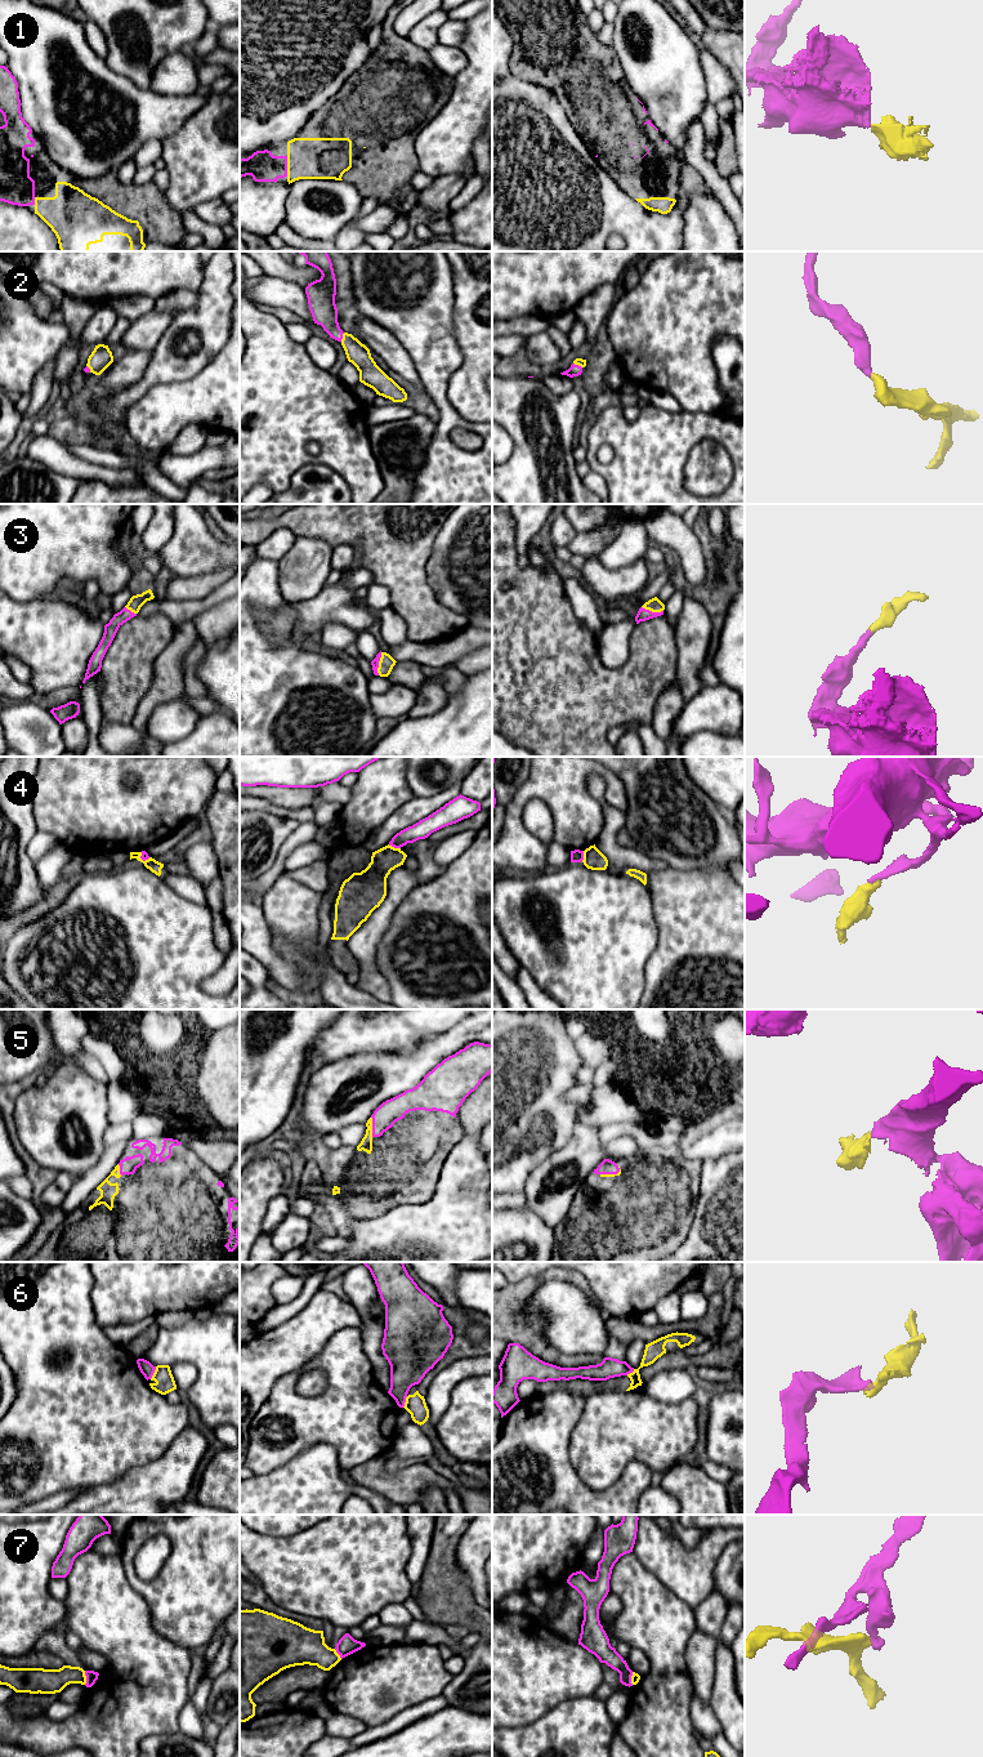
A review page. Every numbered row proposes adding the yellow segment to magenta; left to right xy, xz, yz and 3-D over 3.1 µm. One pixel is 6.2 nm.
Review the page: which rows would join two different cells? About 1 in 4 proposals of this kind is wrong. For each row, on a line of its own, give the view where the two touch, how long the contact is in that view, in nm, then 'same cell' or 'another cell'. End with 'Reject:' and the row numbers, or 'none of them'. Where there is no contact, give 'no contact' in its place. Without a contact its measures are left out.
1: meets magenta in xz; contact 130 nm long; same cell
2: meets magenta in xz; contact 60 nm long; same cell
3: meets magenta in xz; contact 150 nm long; same cell
4: meets magenta in xz; contact 80 nm long; another cell
5: meets magenta in xz; contact 130 nm long; same cell
6: meets magenta in xy; contact 90 nm long; another cell
7: meets magenta in xy; contact 90 nm long; another cell
Reject: 4, 6, 7

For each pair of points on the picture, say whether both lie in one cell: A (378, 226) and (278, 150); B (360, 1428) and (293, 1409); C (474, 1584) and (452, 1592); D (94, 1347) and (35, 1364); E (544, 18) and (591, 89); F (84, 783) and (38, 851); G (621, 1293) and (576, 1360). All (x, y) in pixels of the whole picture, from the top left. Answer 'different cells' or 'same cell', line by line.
A: different cells
B: same cell
C: different cells
D: same cell
E: same cell
F: different cells
G: different cells

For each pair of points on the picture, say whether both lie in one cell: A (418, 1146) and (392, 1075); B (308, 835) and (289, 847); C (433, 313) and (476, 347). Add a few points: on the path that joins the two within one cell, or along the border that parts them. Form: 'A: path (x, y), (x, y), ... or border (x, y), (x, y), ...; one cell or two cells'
A: border (424, 1077), (411, 1088), (387, 1098), (374, 1111); two cells
B: path (303, 835), (294, 842); one cell
C: border (454, 299), (454, 335), (463, 356), (461, 360); two cells

